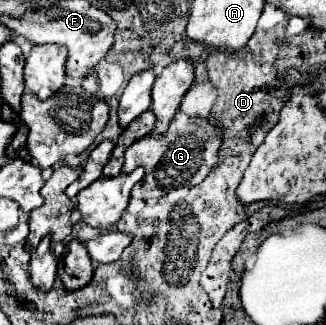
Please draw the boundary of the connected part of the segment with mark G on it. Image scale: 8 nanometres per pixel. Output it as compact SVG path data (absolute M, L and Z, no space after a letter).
M181 110L177 112L175 120L171 122L169 130L165 134L149 134L131 144L125 152L125 164L123 172L133 172L137 166L145 168L145 180L133 188L133 198L161 198L175 186L181 186L183 182L187 186L195 186L201 180L193 180L193 176L203 166L203 180L209 176L209 172L219 164L219 148L223 144L223 128L219 124L211 124L209 120L201 116L187 116Z

